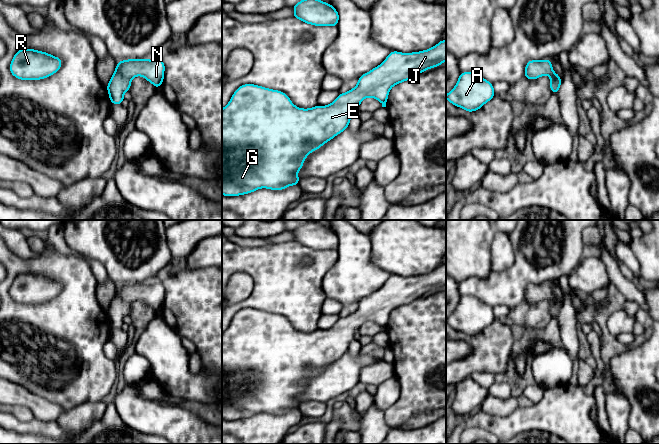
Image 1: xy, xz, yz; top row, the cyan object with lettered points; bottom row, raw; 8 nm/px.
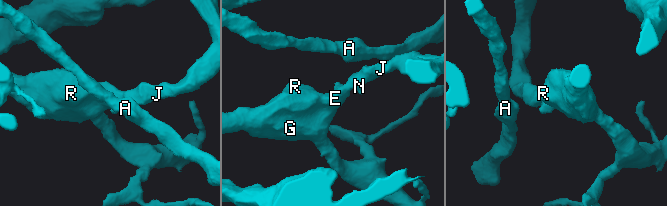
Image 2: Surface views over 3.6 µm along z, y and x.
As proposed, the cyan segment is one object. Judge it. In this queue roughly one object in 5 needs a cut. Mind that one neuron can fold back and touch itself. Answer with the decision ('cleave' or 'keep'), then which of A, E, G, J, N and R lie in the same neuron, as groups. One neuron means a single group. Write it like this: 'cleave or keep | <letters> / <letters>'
keep | A E G J N R

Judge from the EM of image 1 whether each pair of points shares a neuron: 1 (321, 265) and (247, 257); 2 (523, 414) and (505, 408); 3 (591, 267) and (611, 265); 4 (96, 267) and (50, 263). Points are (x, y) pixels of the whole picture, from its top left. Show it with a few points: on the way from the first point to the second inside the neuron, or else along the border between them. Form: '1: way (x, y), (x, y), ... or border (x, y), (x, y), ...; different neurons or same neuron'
1: way (303, 271), (277, 271), (265, 264); same neuron
2: border (518, 406), (507, 416), (492, 416); different neurons
3: border (600, 259), (606, 268), (610, 283); different neurons
4: border (70, 254), (82, 257), (88, 263), (98, 283); different neurons

